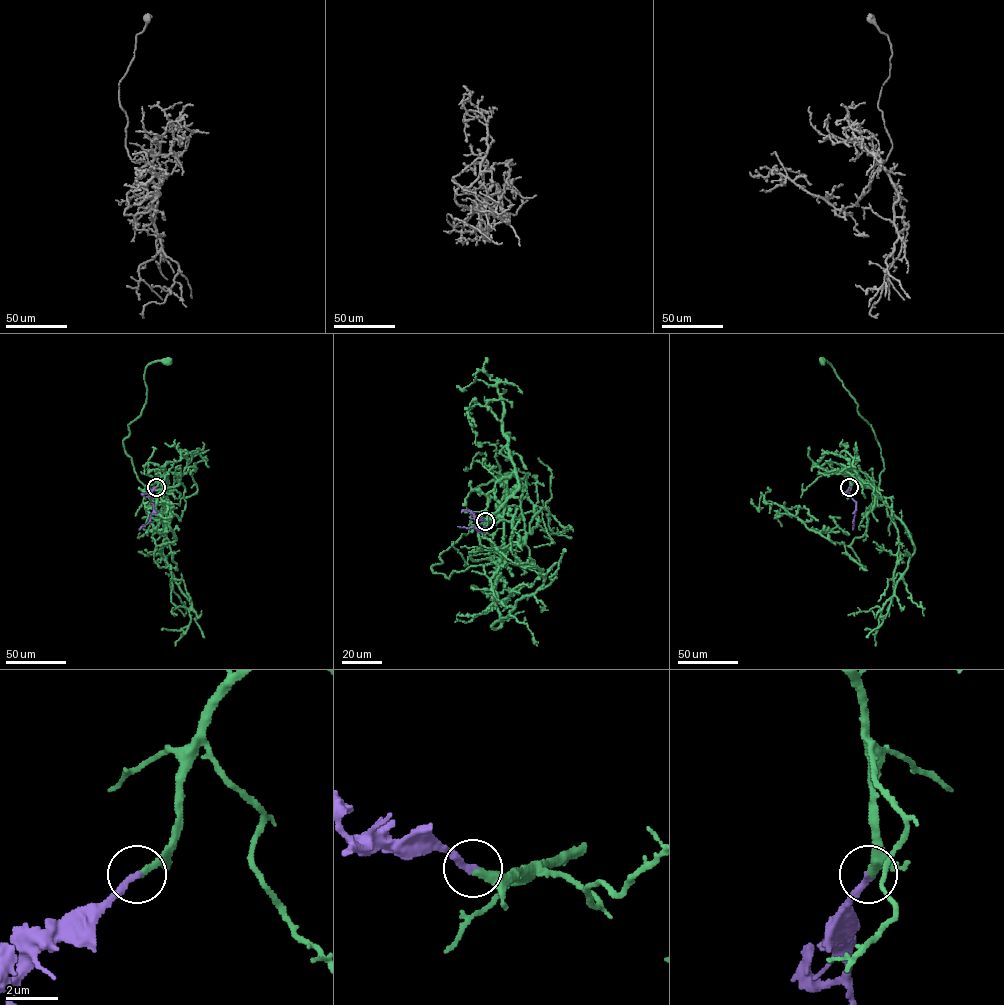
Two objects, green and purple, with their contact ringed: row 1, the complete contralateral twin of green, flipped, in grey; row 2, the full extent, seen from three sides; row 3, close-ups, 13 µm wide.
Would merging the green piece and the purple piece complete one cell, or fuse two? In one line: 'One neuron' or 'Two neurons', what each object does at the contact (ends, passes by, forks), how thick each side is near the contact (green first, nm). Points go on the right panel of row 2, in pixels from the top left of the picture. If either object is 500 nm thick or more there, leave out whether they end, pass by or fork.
One neuron. At the ring green ends. At the ring purple ends. Thickness 280 nm (green) against 280 nm

